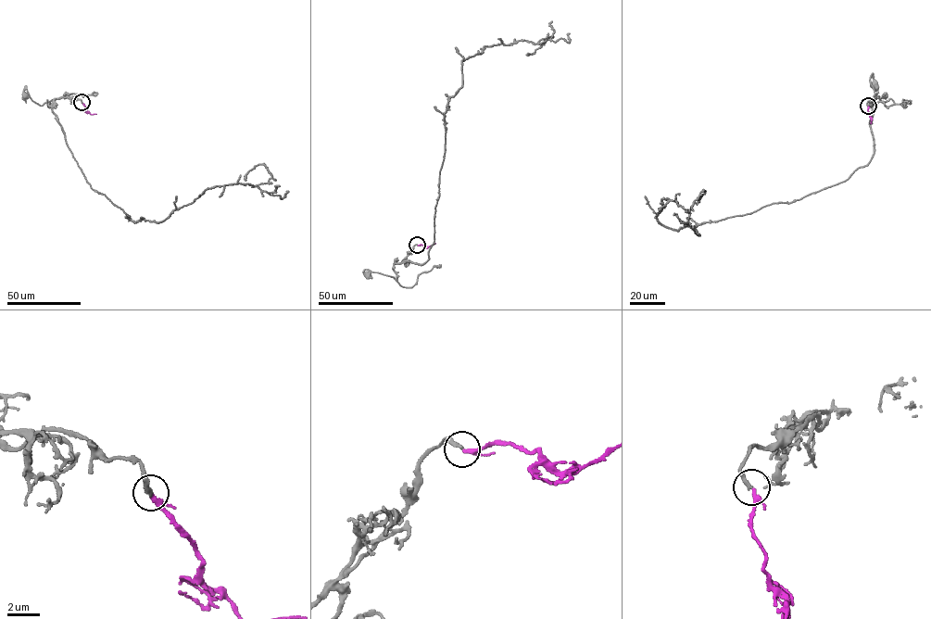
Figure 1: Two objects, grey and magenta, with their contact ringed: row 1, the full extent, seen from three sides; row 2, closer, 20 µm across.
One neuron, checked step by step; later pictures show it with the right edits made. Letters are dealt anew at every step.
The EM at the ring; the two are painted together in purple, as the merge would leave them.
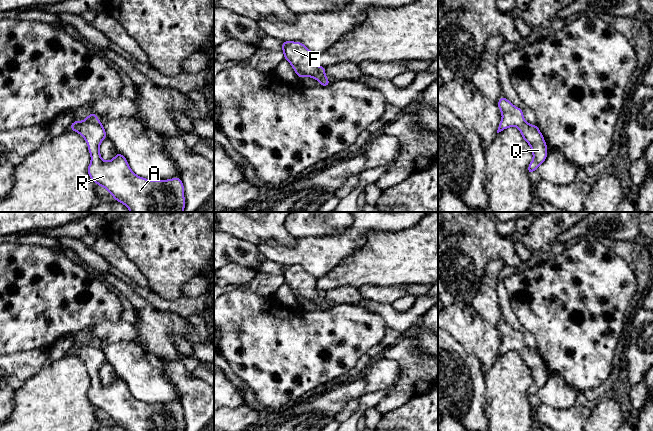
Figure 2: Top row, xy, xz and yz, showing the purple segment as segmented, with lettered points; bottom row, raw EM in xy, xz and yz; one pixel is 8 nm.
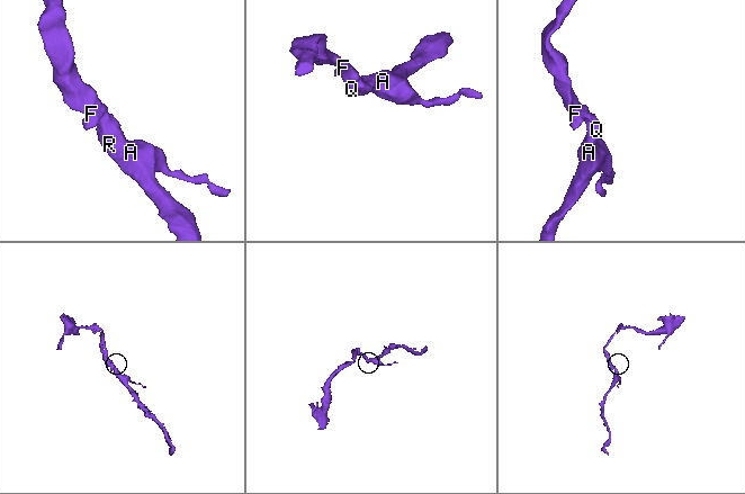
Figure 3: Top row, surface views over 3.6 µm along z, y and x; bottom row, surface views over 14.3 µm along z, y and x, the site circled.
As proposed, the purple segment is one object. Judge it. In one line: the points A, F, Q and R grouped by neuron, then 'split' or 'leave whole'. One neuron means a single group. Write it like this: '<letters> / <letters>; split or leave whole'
A F Q R; leave whole

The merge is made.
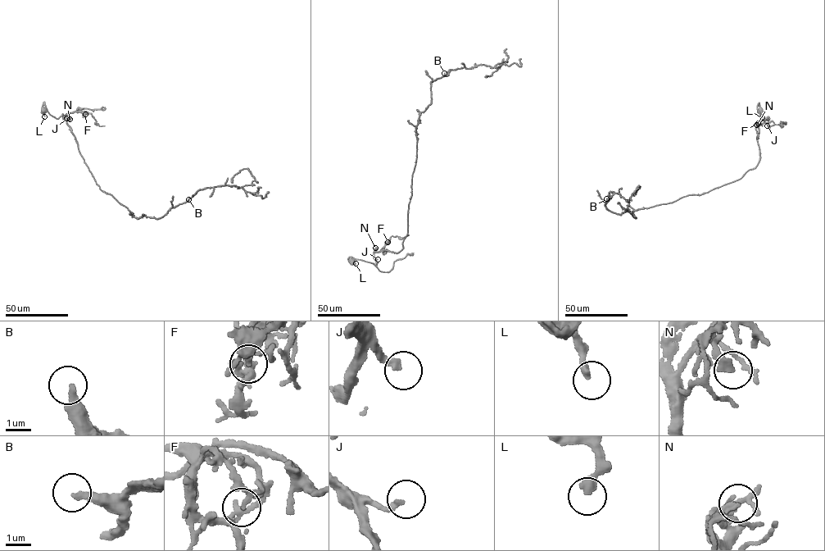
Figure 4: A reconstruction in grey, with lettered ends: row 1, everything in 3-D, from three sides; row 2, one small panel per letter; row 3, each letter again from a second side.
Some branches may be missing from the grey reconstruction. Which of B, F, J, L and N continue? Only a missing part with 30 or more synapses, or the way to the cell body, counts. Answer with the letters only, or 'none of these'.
J

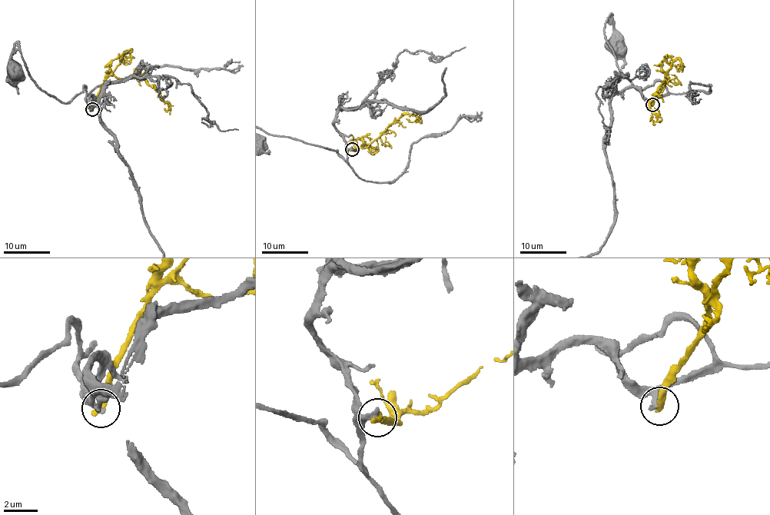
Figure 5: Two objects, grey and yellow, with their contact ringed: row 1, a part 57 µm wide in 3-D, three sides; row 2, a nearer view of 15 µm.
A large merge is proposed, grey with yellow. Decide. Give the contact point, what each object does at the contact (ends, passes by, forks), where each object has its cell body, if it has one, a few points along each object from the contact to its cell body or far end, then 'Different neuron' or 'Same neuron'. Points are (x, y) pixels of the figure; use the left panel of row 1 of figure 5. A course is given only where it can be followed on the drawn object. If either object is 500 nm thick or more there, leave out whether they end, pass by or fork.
Place: (92, 109). At the ring grey ends. At the ring yellow ends. Soma of grey: (15, 74). Soma of yellow: none. Course of grey: (91, 110), (85, 101), (84, 87), (68, 102), (50, 97), (33, 80), (18, 50), (12, 56), (17, 74). Course of yellow: (91, 110), (101, 84), (109, 75), (114, 74), (121, 78), (140, 77), (168, 101), (170, 110), (164, 109). Different neuron

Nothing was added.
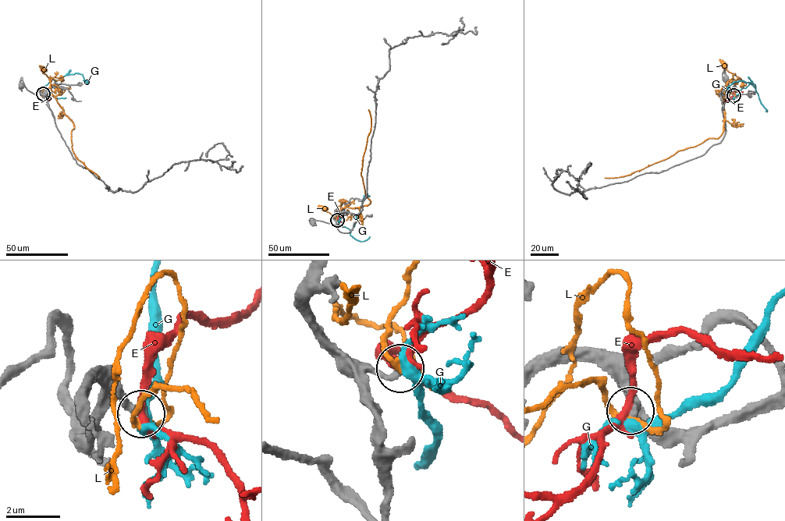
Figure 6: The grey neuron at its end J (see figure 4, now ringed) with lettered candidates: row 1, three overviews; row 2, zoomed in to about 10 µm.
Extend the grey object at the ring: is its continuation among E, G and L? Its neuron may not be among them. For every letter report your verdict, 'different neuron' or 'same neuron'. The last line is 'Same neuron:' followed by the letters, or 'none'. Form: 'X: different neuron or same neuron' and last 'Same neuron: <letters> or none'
E: different neuron
G: different neuron
L: different neuron
Same neuron: none

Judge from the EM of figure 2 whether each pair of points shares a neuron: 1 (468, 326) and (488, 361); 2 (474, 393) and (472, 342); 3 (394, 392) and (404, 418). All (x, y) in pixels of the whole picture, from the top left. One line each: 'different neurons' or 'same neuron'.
1: same neuron
2: different neurons
3: different neurons

